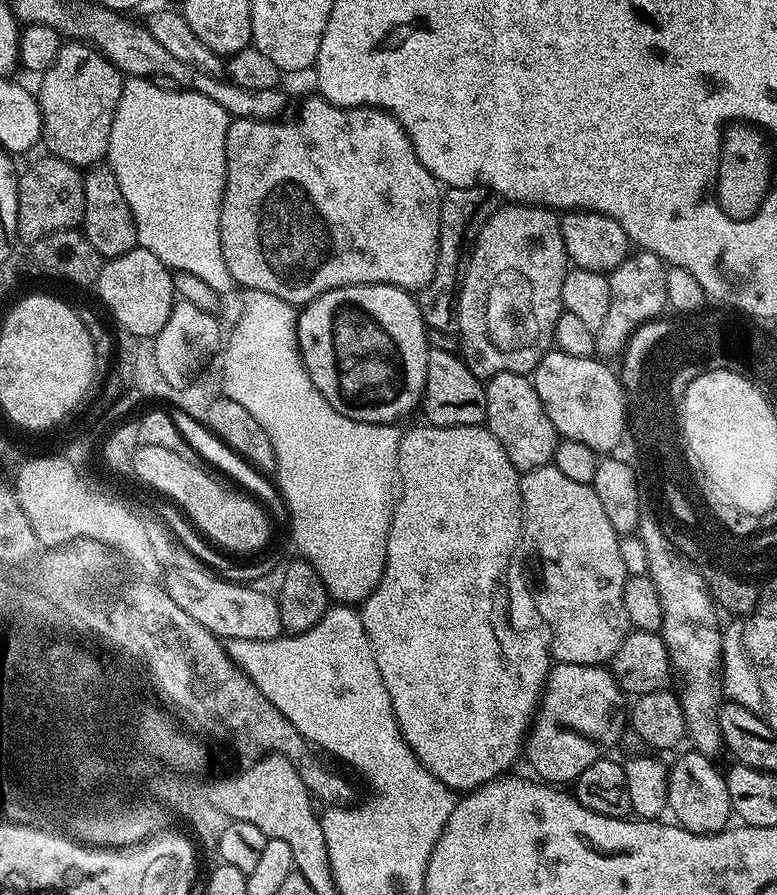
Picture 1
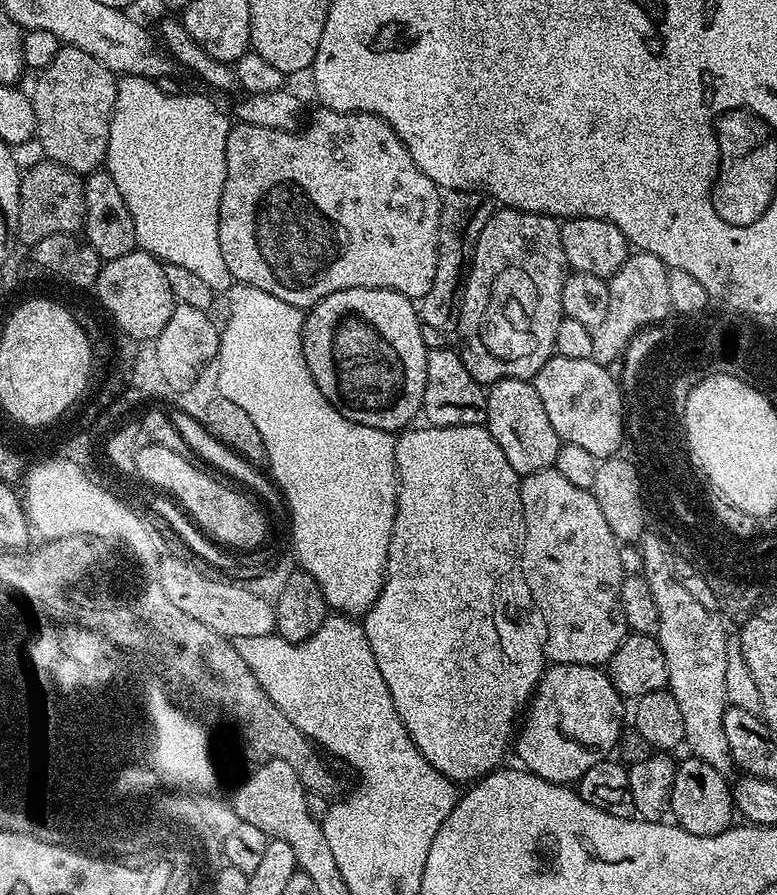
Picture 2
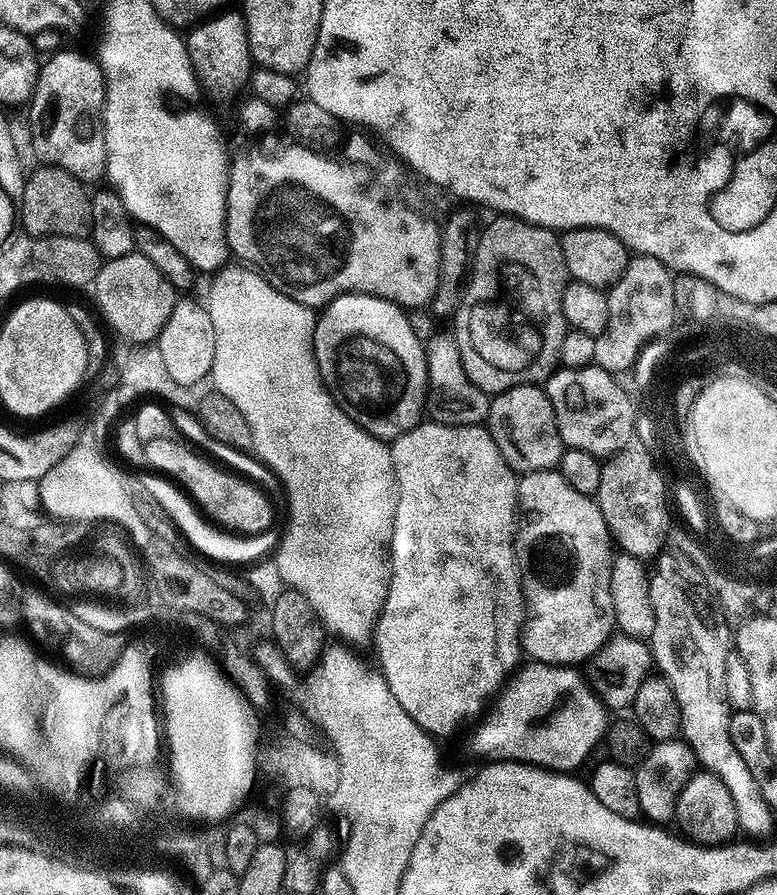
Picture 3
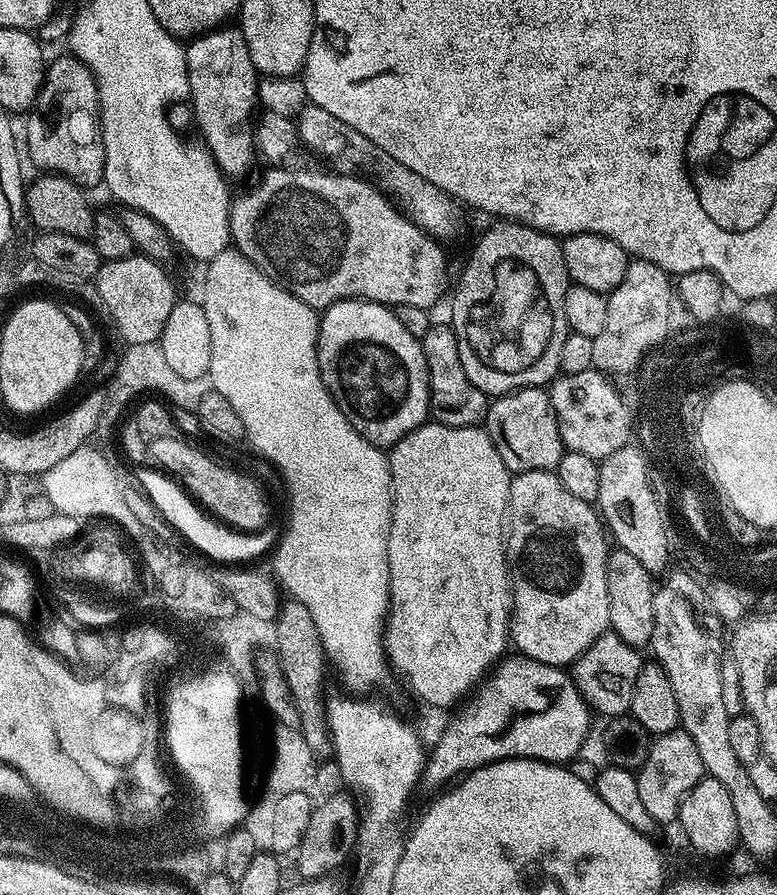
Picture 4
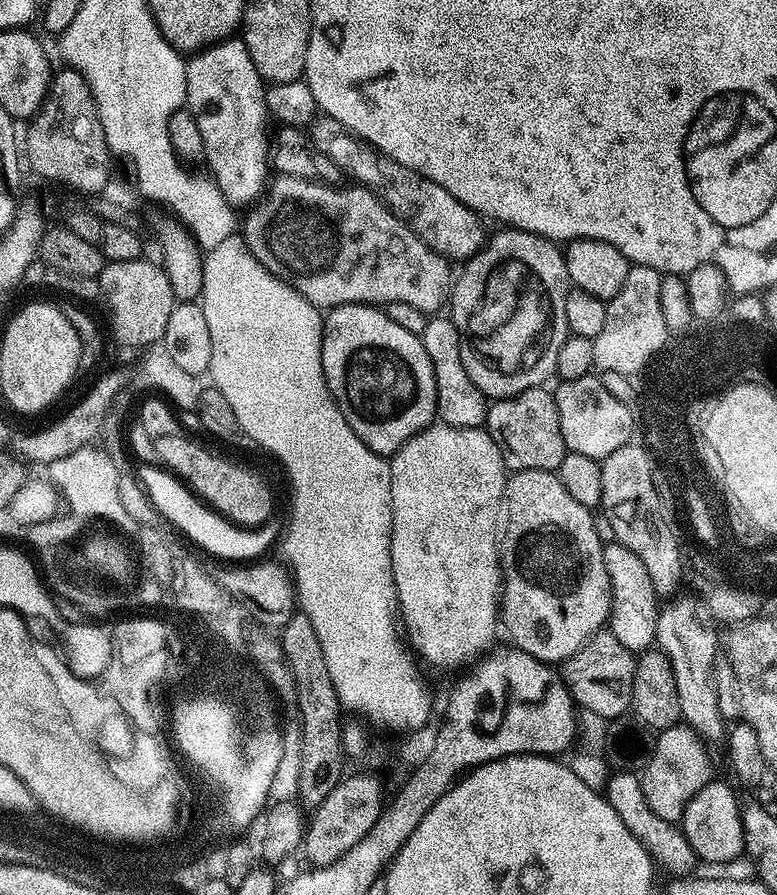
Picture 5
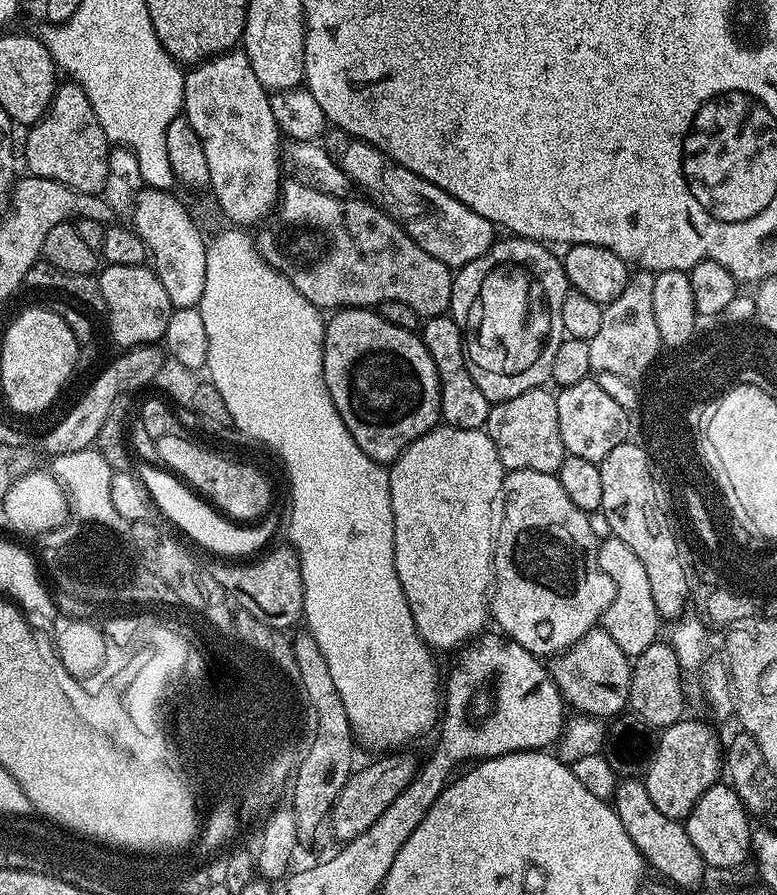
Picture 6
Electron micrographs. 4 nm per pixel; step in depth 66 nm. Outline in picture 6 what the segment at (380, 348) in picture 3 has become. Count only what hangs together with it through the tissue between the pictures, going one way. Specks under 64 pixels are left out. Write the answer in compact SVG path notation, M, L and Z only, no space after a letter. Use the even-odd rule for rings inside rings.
M346 308L337 311L333 316L336 317L333 320L329 319L324 326L324 381L330 390L330 398L338 410L338 414L342 414L342 422L346 422L346 430L350 430L354 442L358 442L358 446L362 446L362 450L370 459L377 460L379 464L385 466L391 465L417 438L425 436L431 428L437 427L440 420L440 383L438 374L434 370L434 362L426 350L423 339L415 331L399 328L386 322L380 317L379 311L367 308Z

